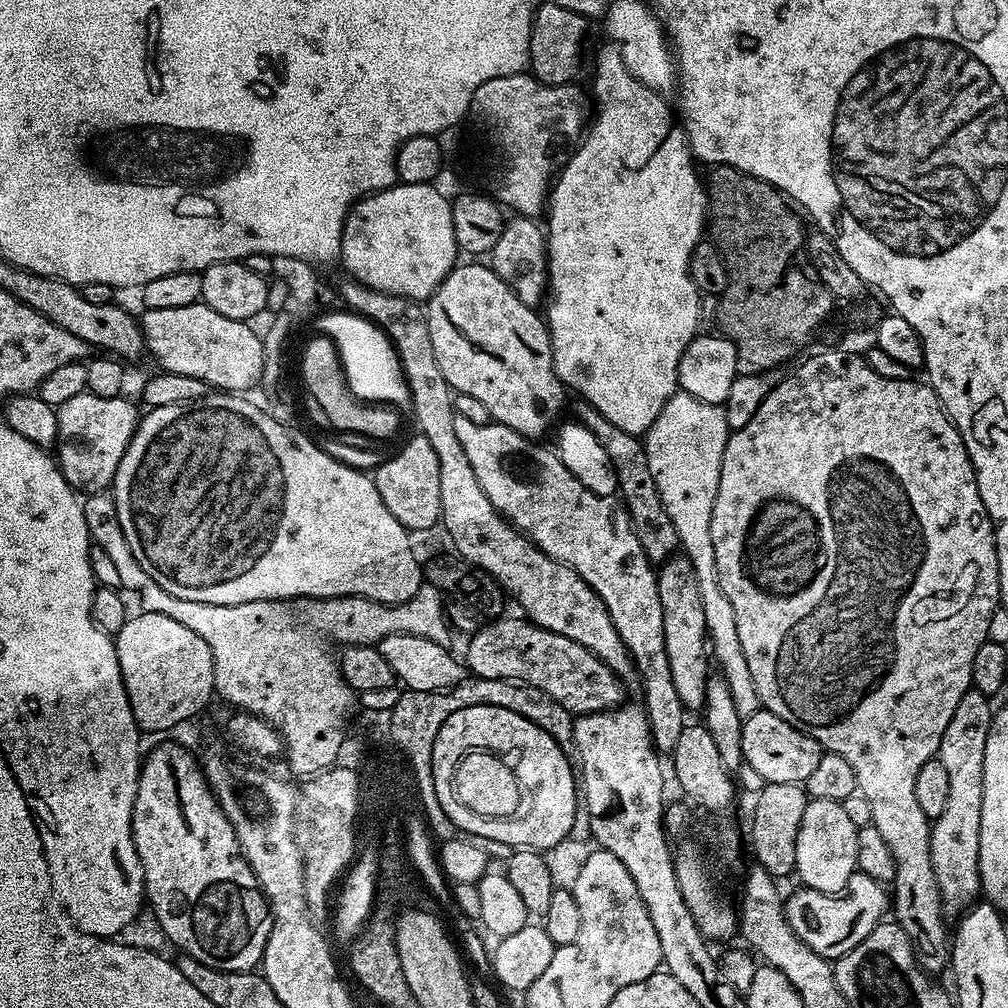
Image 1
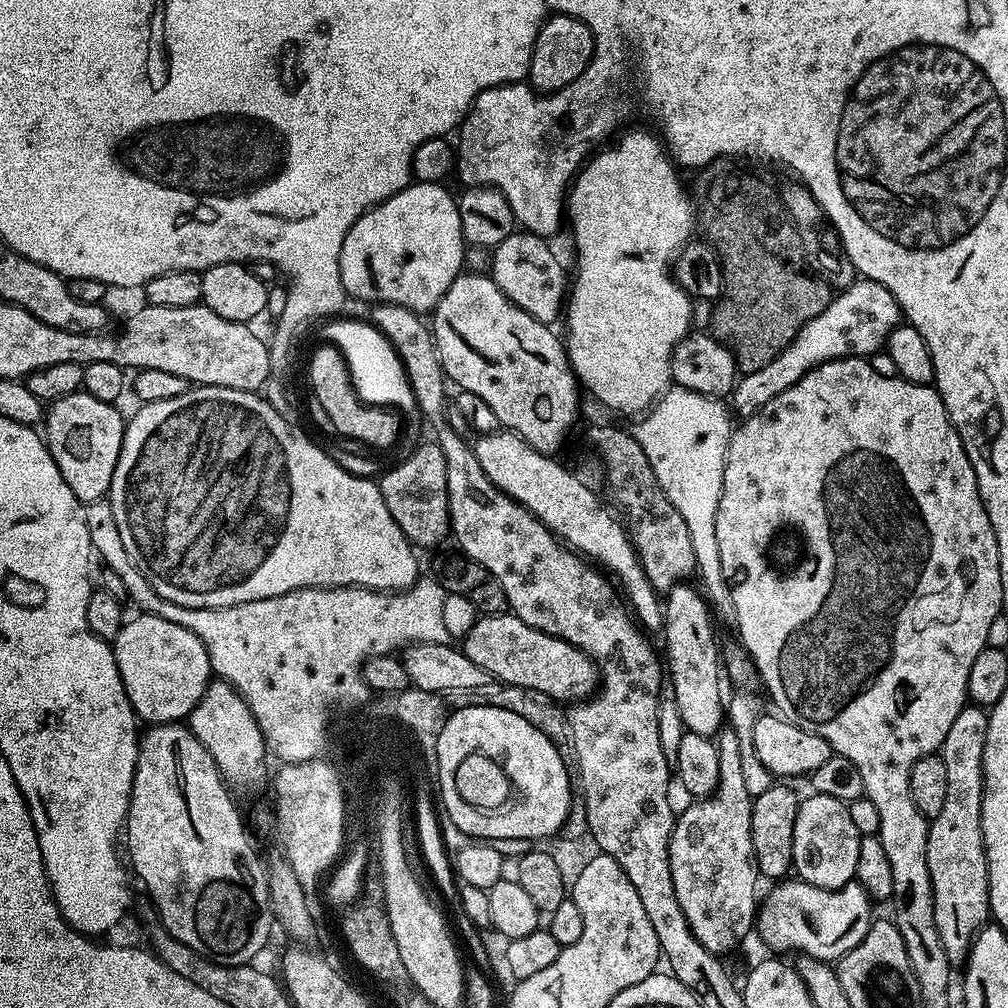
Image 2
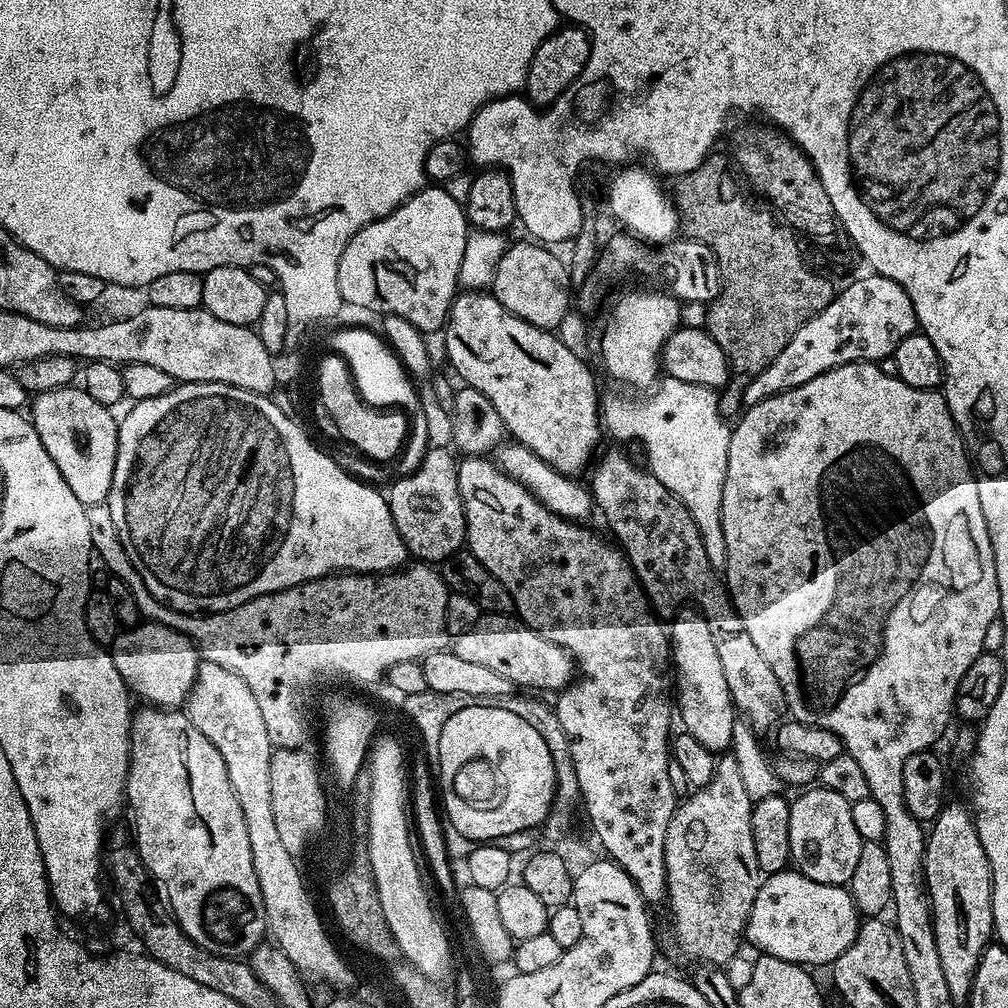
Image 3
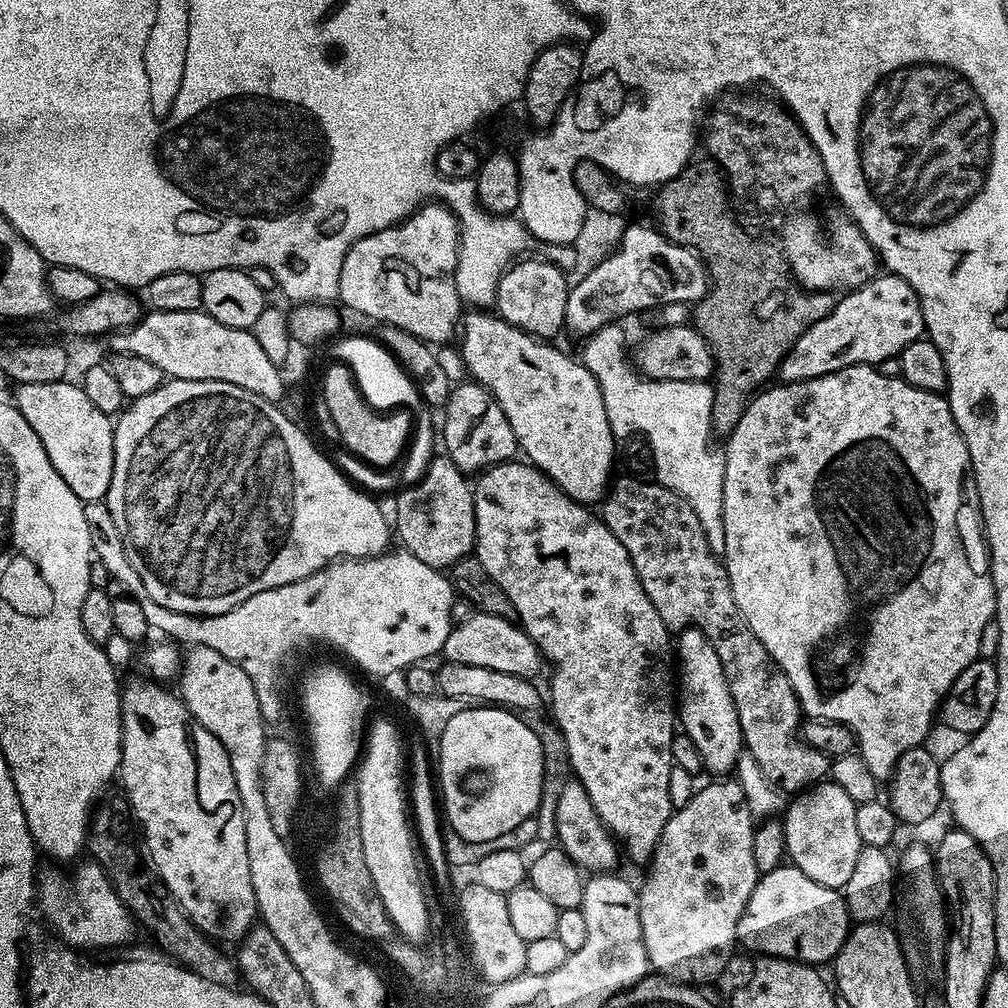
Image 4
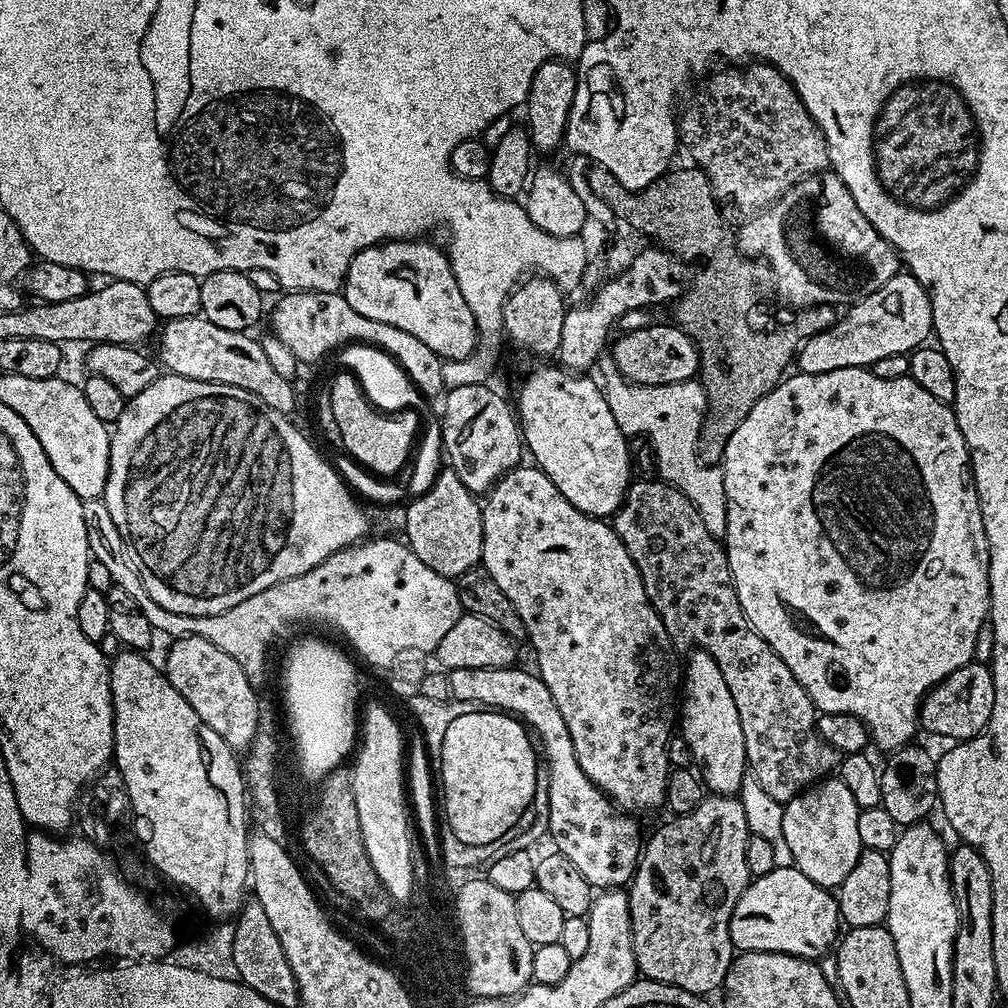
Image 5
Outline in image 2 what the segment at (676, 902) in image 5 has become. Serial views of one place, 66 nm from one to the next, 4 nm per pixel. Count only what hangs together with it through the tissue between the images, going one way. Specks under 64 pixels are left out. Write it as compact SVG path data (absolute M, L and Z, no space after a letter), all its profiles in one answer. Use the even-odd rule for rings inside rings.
M725 727L715 737L718 754L718 774L720 781L711 796L696 798L684 813L675 817L672 826L672 837L668 847L670 858L670 878L674 878L674 892L678 894L678 904L682 906L682 914L686 914L686 922L706 946L706 950L717 954L725 954L736 948L753 931L758 915L758 896L756 891L762 885L762 877L758 870L758 862L754 854L752 841L752 801L754 797L747 792L745 777L741 771L741 755L738 748L738 737L732 727Z

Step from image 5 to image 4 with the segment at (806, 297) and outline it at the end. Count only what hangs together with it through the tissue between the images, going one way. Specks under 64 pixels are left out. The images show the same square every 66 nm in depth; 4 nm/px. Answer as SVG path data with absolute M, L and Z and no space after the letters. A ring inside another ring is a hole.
M847 215L832 216L823 224L816 216L792 216L784 224L784 240L782 247L784 255L788 257L788 267L796 277L797 284L813 292L835 293L839 290L861 288L868 280L877 275L878 257L870 242L862 234L858 225L852 223Z

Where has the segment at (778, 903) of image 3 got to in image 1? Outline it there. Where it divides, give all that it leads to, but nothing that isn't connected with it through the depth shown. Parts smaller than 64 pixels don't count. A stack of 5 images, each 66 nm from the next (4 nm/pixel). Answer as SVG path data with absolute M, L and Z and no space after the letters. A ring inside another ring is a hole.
M857 870L846 882L842 892L819 892L813 888L797 887L792 897L784 900L784 913L789 926L814 950L830 961L837 961L858 942L862 942L885 919L884 911L890 908L890 892L885 885L879 884L864 872Z

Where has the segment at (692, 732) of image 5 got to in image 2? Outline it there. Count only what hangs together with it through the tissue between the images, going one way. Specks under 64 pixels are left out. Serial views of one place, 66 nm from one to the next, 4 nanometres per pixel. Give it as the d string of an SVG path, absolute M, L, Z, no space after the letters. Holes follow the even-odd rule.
M688 582L676 584L662 600L662 637L664 648L668 651L666 672L672 675L670 696L676 701L685 729L712 738L721 731L726 720L726 704L722 698L720 701L722 652L716 649L716 632L712 629L709 601L700 592L696 593L692 586Z

